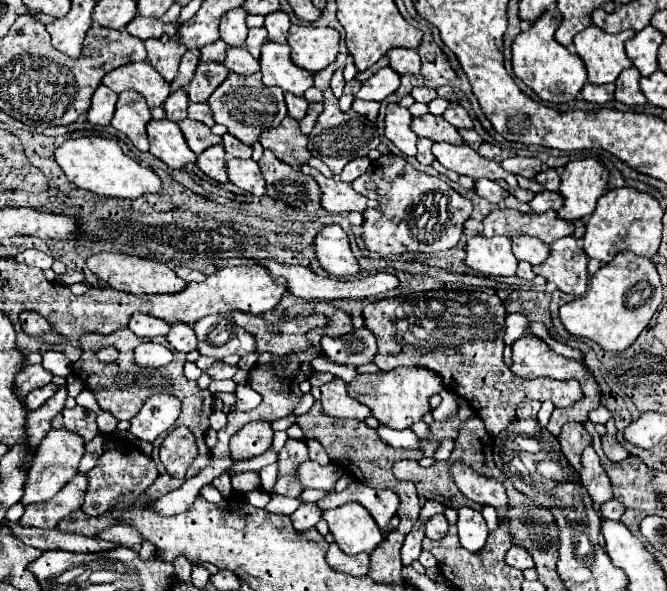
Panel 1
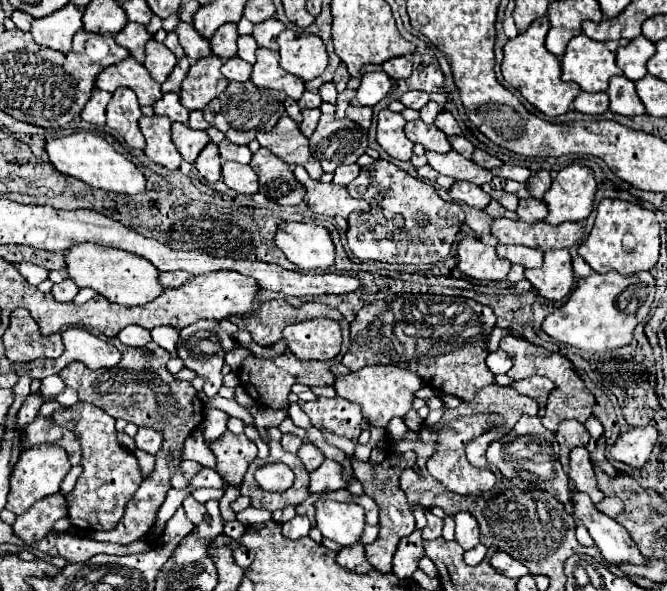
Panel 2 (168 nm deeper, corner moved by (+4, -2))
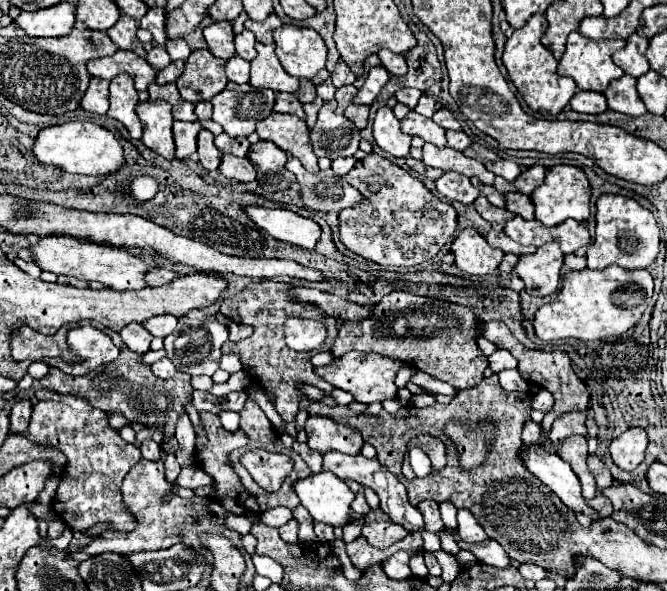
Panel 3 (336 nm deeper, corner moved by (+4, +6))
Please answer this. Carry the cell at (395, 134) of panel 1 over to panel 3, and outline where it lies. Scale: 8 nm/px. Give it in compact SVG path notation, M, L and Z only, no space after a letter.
M381 106L375 114L373 122L373 136L381 150L389 152L395 158L409 156L409 144L411 136L403 134L399 128L399 120L395 118L393 110L389 106Z

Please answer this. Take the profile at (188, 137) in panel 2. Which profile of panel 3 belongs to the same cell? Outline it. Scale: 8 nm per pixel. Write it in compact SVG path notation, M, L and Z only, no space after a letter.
M173 122L173 138L175 138L175 146L177 158L187 158L197 150L197 134L201 132L201 124L199 122Z

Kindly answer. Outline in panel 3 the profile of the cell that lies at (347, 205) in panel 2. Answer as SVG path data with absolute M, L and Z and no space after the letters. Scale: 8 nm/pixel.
M293 156L287 160L287 170L297 176L297 182L301 186L301 200L307 210L337 214L343 208L353 208L355 204L366 202L360 192L333 170L311 174Z

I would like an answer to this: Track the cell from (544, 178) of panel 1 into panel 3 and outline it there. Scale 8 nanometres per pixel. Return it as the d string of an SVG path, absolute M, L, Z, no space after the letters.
M531 166L531 168L523 170L523 172L517 176L517 180L513 182L513 186L517 188L517 192L529 194L531 190L535 190L537 186L543 184L545 172L547 172L547 170L545 170L543 166Z

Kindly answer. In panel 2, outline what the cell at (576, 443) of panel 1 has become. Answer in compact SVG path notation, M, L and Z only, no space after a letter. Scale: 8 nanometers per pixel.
M563 420L555 432L555 438L561 446L561 464L567 470L569 464L569 452L575 446L587 446L585 442L589 442L589 432L585 430L585 426L577 420Z

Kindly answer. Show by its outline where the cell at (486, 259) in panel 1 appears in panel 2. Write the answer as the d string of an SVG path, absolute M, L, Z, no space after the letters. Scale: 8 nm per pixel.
M471 236L459 242L457 260L459 270L477 280L505 280L511 268L511 262L499 258L493 246L485 246Z

